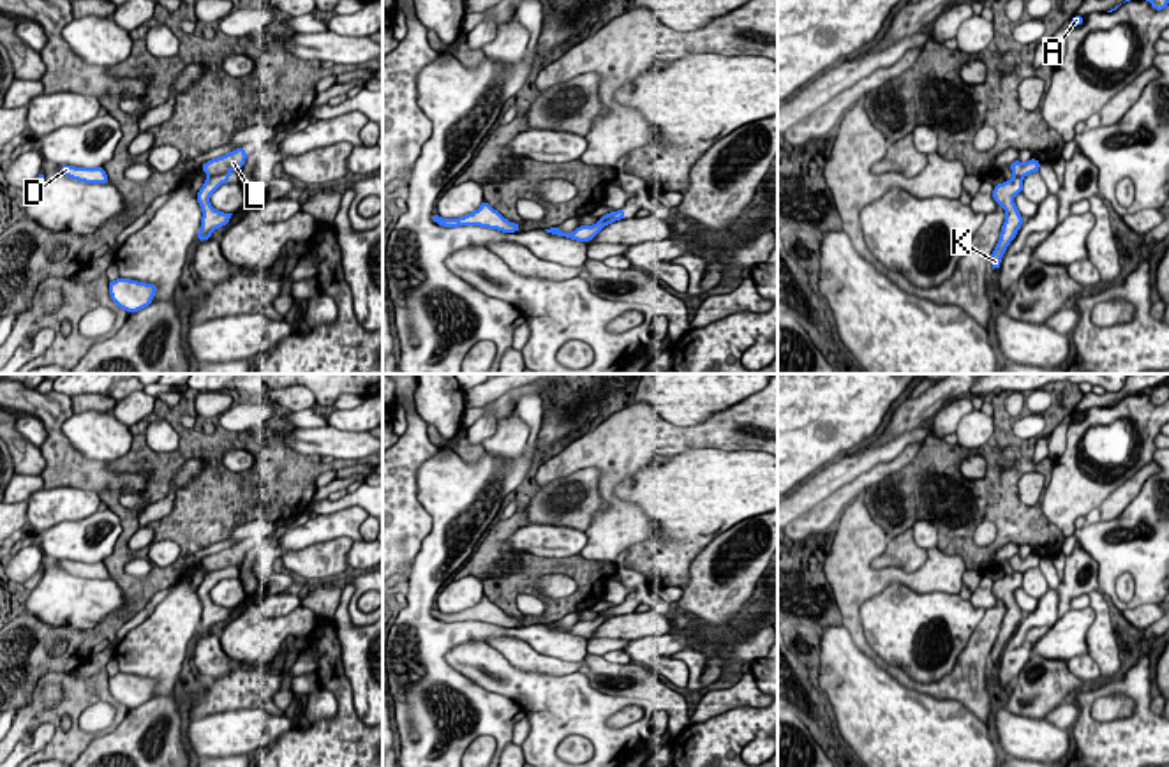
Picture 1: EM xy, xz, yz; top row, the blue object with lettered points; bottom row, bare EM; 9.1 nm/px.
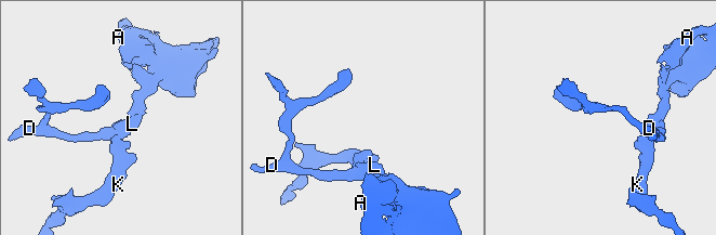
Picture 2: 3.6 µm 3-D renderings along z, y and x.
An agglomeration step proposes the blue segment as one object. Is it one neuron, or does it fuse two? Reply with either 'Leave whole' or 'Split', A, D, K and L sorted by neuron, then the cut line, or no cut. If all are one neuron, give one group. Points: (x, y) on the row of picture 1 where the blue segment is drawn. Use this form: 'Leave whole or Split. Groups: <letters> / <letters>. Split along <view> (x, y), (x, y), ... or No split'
Split. Groups: A L / D K. Split along xy (228, 171), (208, 177)

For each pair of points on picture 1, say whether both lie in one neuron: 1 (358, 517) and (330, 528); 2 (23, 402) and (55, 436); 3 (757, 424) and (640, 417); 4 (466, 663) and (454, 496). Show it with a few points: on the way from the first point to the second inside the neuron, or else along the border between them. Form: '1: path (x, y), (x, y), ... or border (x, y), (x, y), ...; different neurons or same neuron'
1: path (351, 519), (337, 524); same neuron
2: path (34, 402), (53, 425); same neuron
3: path (729, 429), (704, 436), (669, 436); same neuron
4: path (424, 621), (424, 580), (441, 554), (441, 538); same neuron

